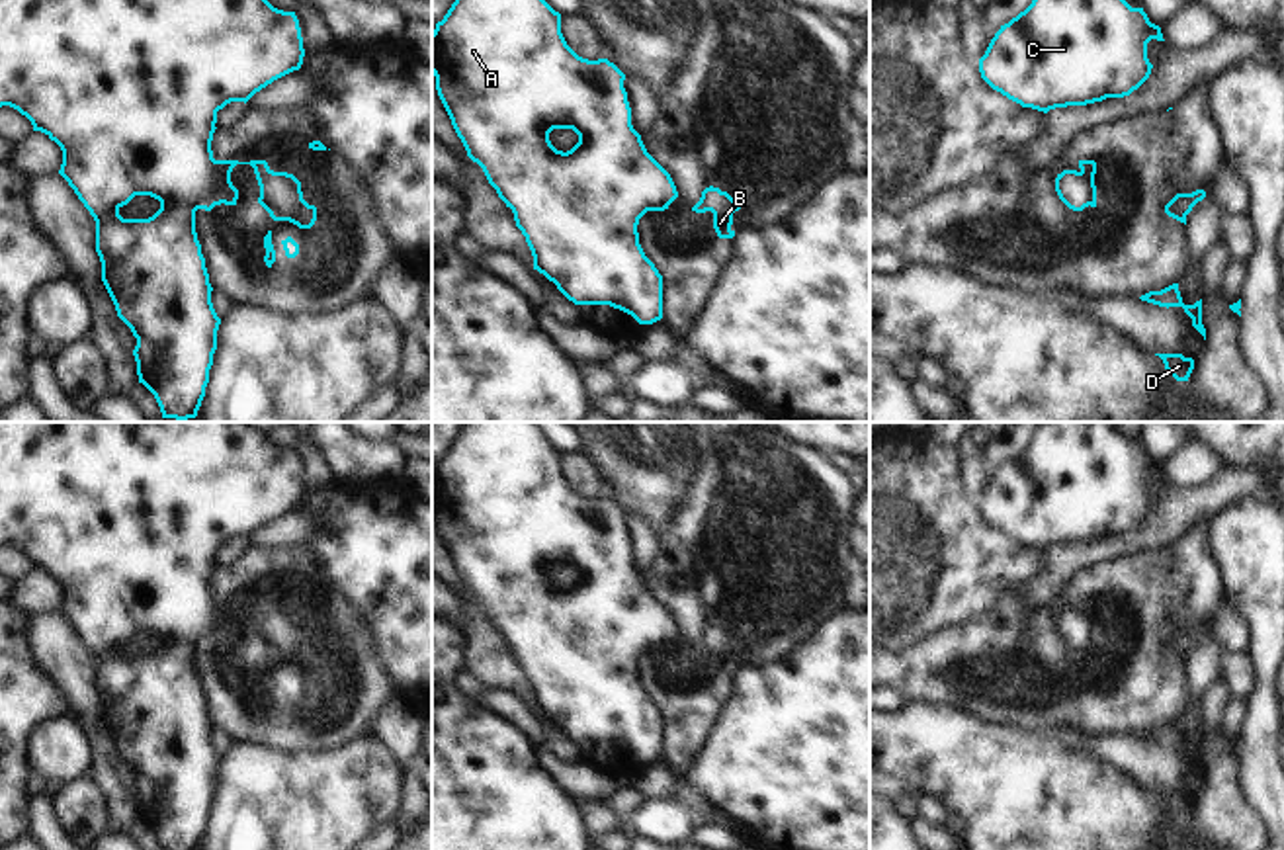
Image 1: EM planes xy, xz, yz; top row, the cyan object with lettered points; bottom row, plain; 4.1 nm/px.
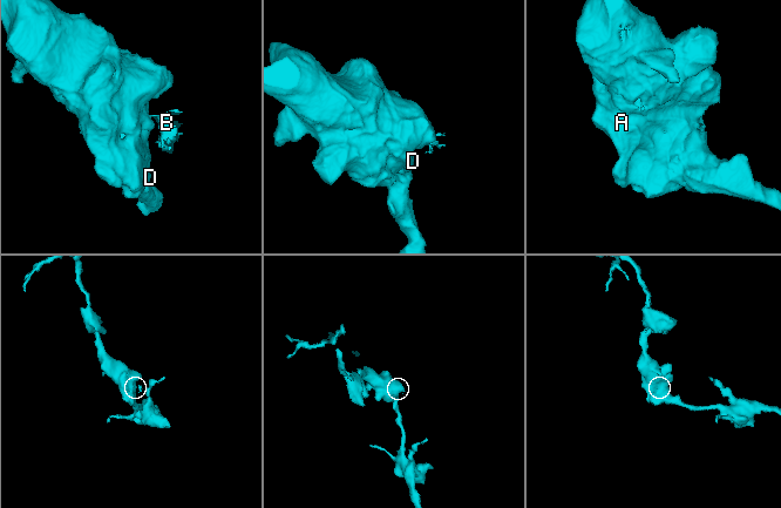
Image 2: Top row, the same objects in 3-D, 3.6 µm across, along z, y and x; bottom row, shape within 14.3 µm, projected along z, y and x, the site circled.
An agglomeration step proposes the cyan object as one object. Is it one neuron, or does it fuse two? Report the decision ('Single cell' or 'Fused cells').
Fused cells.

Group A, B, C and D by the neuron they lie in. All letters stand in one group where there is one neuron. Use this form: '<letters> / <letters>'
A C D / B

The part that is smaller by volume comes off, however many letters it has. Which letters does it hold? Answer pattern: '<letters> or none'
B

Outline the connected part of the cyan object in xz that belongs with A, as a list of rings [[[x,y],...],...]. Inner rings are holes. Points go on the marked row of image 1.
[[[455,0],[432,31],[432,74],[467,156],[512,209],[532,250],[534,270],[575,305],[610,305],[639,324],[661,320],[663,276],[645,256],[637,225],[651,207],[670,205],[678,191],[631,125],[625,74],[608,59],[578,57],[561,33],[561,14],[545,0]],[[553,129],[573,129],[578,143],[567,152],[557,150],[549,141]]]

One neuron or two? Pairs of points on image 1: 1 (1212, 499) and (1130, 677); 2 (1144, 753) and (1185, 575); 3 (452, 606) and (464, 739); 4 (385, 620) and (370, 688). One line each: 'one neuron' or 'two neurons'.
1: two neurons
2: two neurons
3: two neurons
4: two neurons

